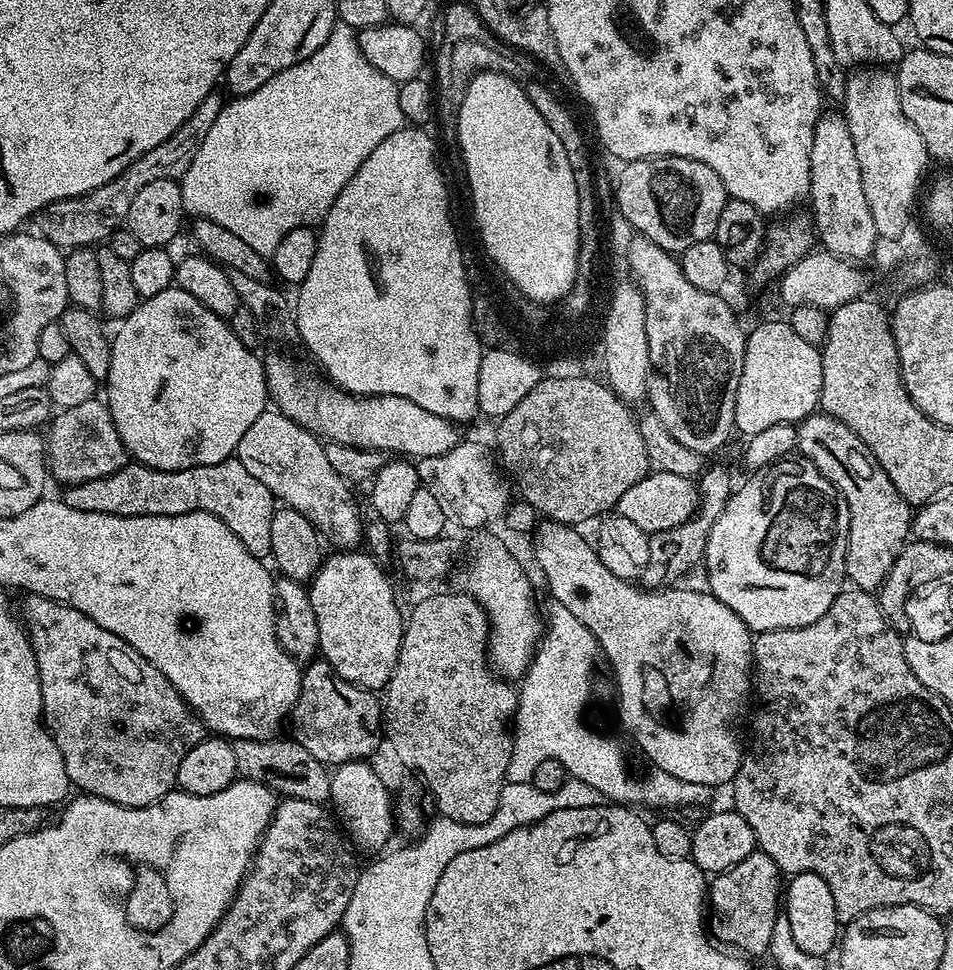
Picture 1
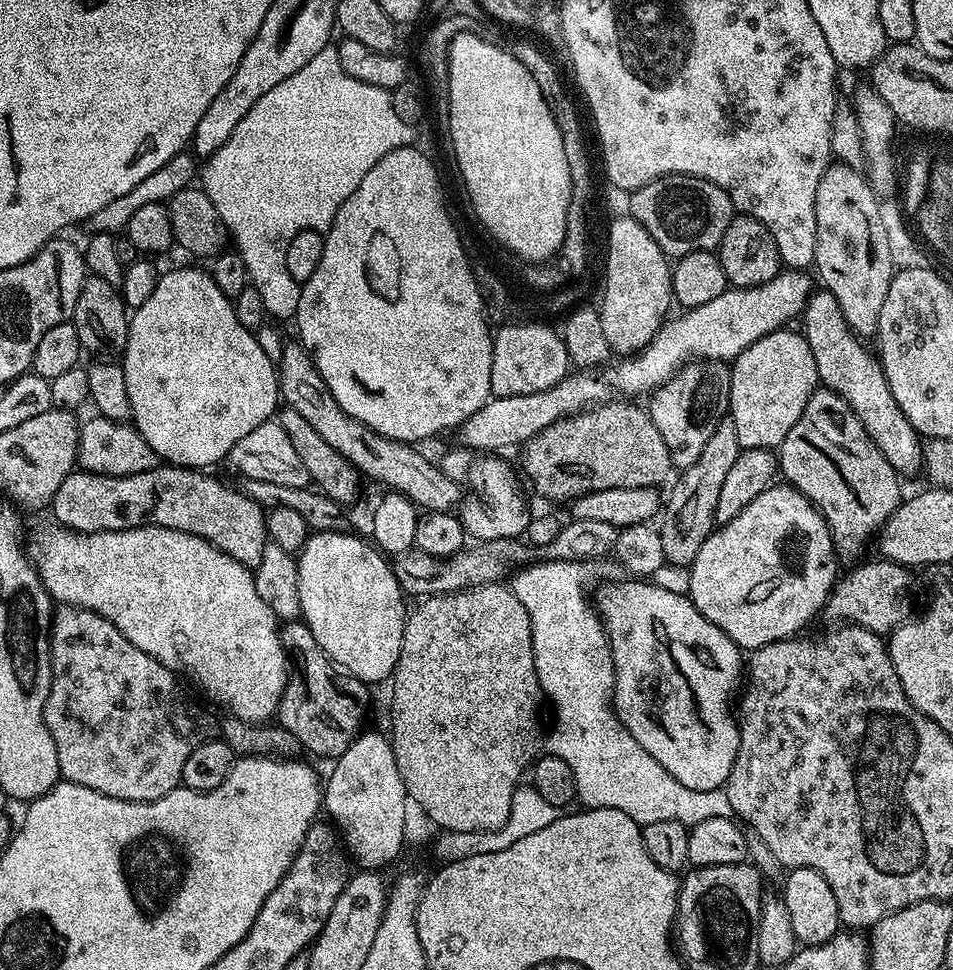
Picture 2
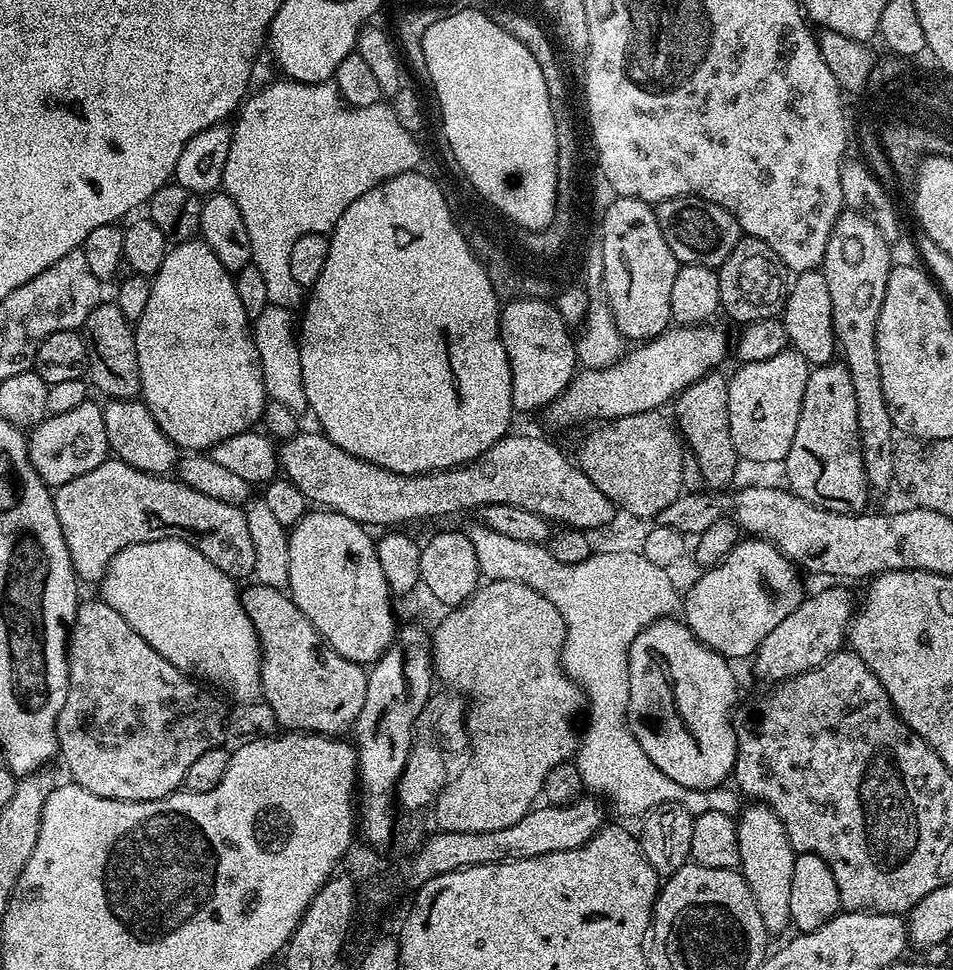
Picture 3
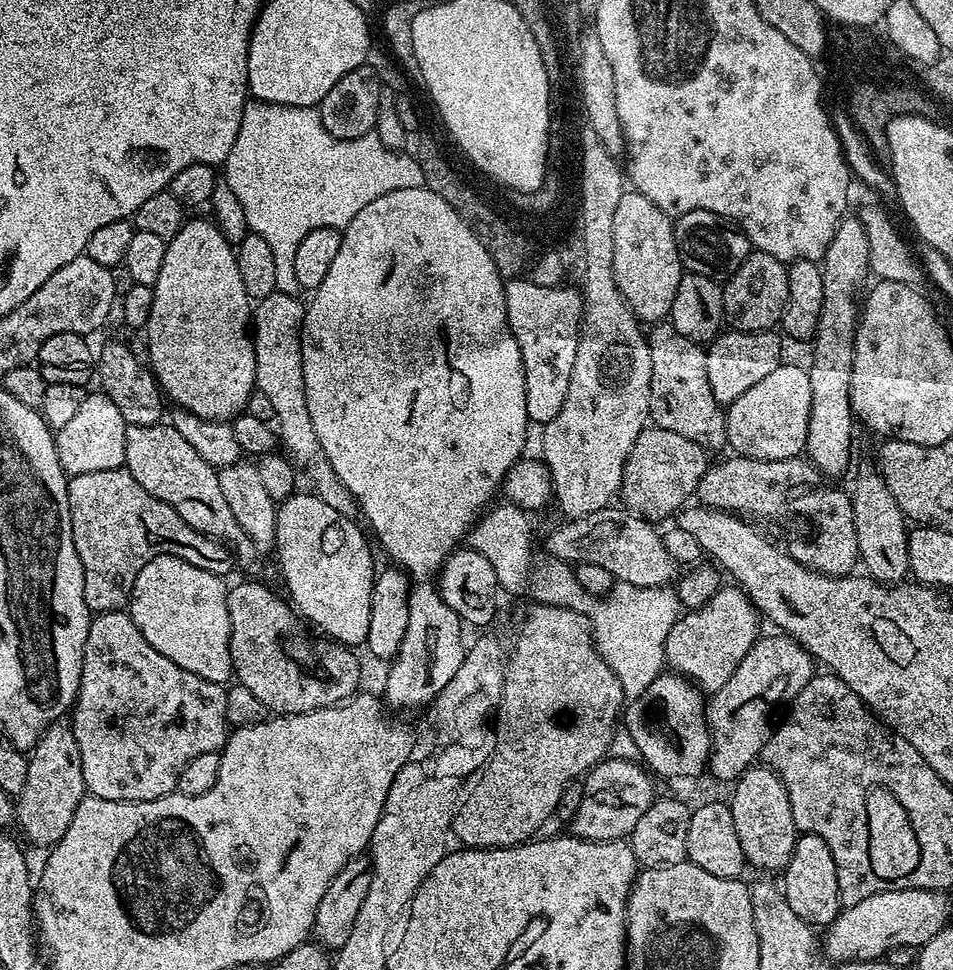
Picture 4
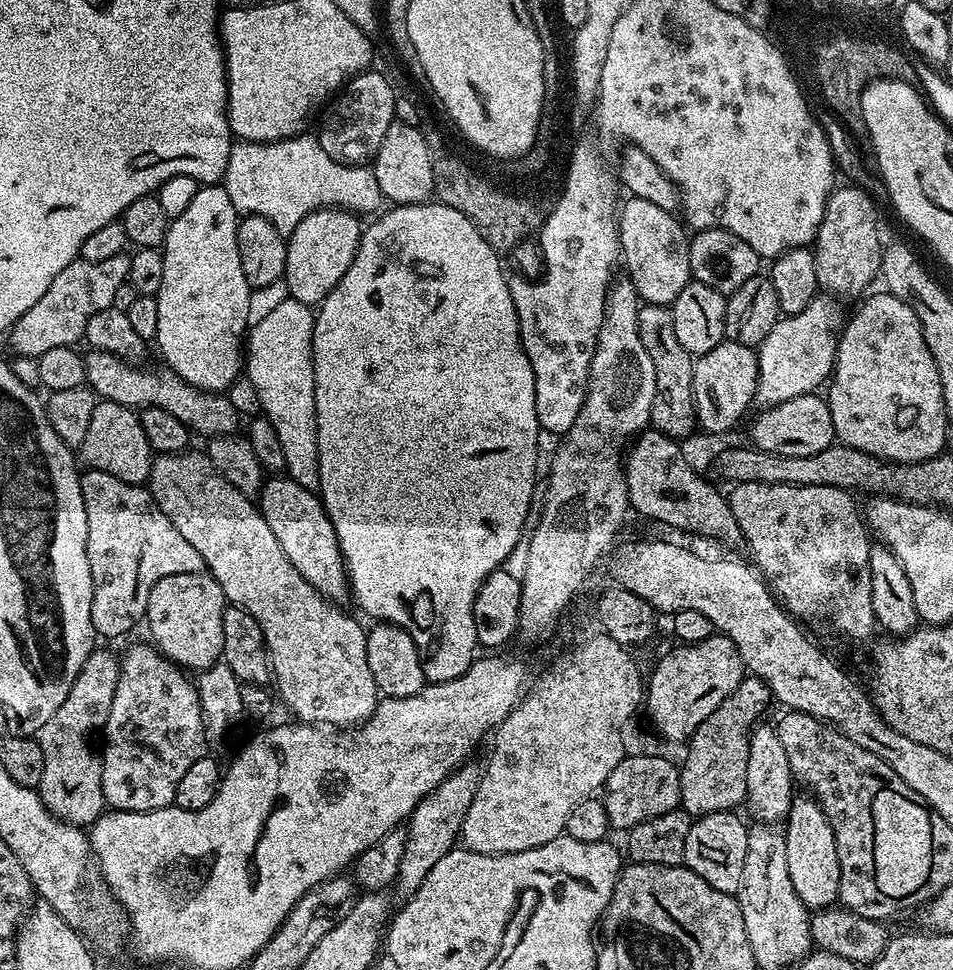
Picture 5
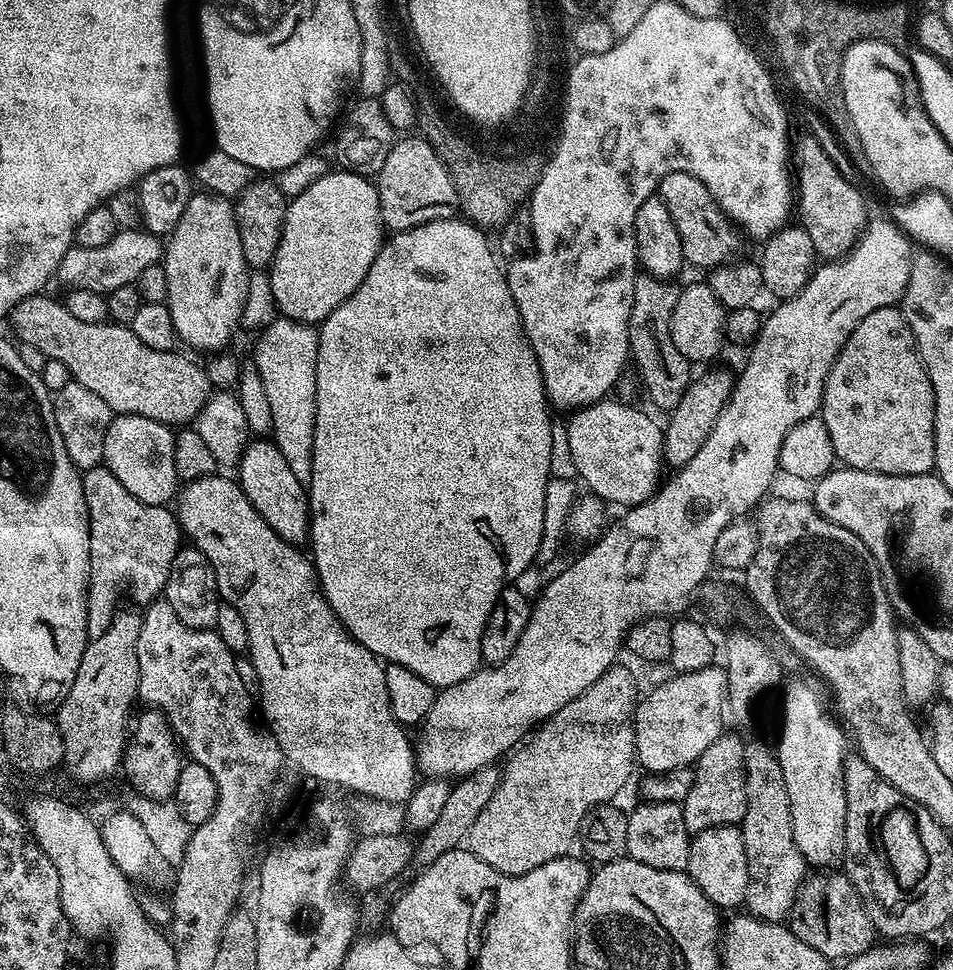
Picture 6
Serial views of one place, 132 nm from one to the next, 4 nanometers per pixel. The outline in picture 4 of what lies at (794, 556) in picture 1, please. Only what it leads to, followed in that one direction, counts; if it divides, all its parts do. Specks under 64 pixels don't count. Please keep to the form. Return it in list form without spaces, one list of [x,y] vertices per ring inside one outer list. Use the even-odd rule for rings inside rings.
[[[722,586],[708,604],[685,611],[666,634],[664,659],[673,673],[691,680],[701,692],[711,694],[730,682],[730,674],[738,670],[742,658],[758,639],[758,613],[748,595],[739,586]]]

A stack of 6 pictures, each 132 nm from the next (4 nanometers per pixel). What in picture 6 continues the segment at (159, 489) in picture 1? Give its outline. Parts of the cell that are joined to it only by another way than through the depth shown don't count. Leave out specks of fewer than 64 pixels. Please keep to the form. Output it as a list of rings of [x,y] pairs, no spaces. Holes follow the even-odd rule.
[[[101,466],[98,468],[89,468],[82,476],[82,490],[86,498],[86,506],[88,507],[88,529],[90,530],[90,566],[88,567],[88,601],[86,602],[86,630],[88,631],[89,640],[98,638],[98,634],[106,634],[106,630],[110,626],[110,622],[115,618],[118,609],[121,607],[120,599],[123,596],[129,596],[134,603],[140,604],[136,606],[147,606],[157,599],[163,593],[164,584],[168,581],[168,575],[172,569],[172,563],[176,557],[176,553],[182,547],[182,529],[179,520],[176,518],[175,511],[171,507],[162,504],[147,504],[138,498],[134,498],[134,494],[130,494],[130,490],[126,490],[126,486],[122,486],[122,482],[118,482],[118,478],[114,478],[114,474],[109,472],[107,468]]]

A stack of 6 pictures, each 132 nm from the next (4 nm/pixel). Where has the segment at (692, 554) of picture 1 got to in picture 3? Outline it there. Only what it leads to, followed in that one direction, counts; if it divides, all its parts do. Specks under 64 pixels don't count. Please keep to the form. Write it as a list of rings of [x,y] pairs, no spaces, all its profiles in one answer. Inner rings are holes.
[[[713,370],[681,392],[674,401],[675,423],[687,451],[696,457],[700,479],[709,489],[724,490],[736,476],[738,457],[730,438],[730,406],[728,405],[728,376]]]

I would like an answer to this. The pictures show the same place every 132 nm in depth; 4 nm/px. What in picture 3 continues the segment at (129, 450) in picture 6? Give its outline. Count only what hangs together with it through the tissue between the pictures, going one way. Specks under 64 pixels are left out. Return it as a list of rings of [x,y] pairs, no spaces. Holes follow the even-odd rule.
[[[84,400],[82,406],[74,406],[74,410],[66,410],[66,414],[47,415],[41,424],[31,429],[28,457],[40,477],[53,490],[70,482],[70,478],[78,478],[78,474],[94,470],[94,466],[102,466],[102,462],[109,459],[106,422],[102,422],[104,409],[99,403],[96,405],[94,400]]]

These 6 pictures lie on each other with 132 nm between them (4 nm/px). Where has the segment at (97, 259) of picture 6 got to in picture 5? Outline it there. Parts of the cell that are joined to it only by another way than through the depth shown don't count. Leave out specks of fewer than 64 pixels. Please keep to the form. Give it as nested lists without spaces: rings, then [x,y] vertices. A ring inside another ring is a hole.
[[[124,254],[93,264],[79,258],[70,262],[70,266],[66,266],[66,270],[62,270],[62,274],[50,282],[46,294],[42,294],[42,298],[12,325],[6,339],[12,343],[13,353],[38,358],[46,354],[46,350],[54,350],[54,346],[72,346],[77,343],[75,340],[83,341],[86,322],[90,322],[98,310],[112,307],[114,290],[127,281],[129,270],[130,262]]]

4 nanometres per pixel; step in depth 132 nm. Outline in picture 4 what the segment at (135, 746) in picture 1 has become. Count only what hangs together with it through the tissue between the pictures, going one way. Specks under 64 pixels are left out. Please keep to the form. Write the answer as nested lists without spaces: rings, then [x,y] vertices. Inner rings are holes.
[[[124,610],[93,615],[82,654],[80,692],[71,716],[70,727],[78,742],[78,754],[82,754],[85,789],[103,800],[125,800],[128,804],[175,792],[178,774],[182,774],[186,762],[198,758],[198,754],[220,752],[230,735],[225,685],[198,678],[198,674],[182,670],[178,662],[170,662],[166,654],[158,654]]]

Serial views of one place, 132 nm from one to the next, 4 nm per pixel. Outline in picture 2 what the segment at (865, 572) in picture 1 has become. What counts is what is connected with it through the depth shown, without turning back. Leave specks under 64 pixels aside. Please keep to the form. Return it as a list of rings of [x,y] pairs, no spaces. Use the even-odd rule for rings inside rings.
[[[820,386],[806,402],[802,418],[786,434],[778,449],[778,472],[797,488],[824,516],[832,529],[837,557],[848,566],[861,559],[868,539],[880,529],[902,503],[901,477],[878,450],[858,422],[858,414],[836,392]]]

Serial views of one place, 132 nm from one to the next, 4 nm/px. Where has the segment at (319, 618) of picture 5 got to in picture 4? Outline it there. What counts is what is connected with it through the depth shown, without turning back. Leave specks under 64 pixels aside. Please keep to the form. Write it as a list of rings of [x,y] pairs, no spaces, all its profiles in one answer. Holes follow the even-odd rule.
[[[168,422],[154,426],[134,426],[130,424],[126,430],[126,458],[124,467],[129,474],[154,498],[166,502],[194,530],[211,536],[213,540],[227,542],[234,549],[237,561],[244,564],[258,556],[254,542],[238,526],[238,518],[226,503],[222,494],[222,486],[218,486],[218,471],[190,447],[190,442],[182,438],[180,428],[171,428]]]

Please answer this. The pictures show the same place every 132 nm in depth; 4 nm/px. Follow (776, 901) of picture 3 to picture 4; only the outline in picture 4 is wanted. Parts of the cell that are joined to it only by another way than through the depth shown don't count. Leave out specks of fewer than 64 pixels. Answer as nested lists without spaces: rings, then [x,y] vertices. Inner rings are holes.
[[[767,766],[747,768],[734,782],[730,807],[734,814],[734,830],[738,830],[738,842],[742,842],[742,854],[749,865],[761,868],[764,874],[780,874],[787,868],[794,854],[798,833],[794,826],[794,814],[790,814],[790,798],[782,778]]]

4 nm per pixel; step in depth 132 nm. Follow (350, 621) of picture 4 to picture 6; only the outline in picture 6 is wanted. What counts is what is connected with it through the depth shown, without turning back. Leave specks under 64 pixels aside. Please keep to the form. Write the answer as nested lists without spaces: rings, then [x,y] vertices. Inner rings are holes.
[[[256,438],[249,443],[238,465],[238,483],[258,514],[287,544],[303,545],[310,536],[310,513],[308,510],[308,489],[298,478],[294,478],[286,458],[275,442],[268,438]]]

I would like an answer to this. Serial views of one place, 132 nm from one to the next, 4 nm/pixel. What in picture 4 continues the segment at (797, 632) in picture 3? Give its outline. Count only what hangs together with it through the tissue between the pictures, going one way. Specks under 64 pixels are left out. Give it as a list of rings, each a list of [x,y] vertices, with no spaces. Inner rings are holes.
[[[783,634],[761,635],[742,658],[738,670],[730,674],[730,682],[722,690],[711,693],[706,704],[708,733],[712,736],[712,754],[707,771],[720,780],[735,782],[747,768],[761,759],[766,742],[774,728],[768,719],[779,710],[780,704],[791,705],[801,690],[812,681],[814,661],[797,640]]]

